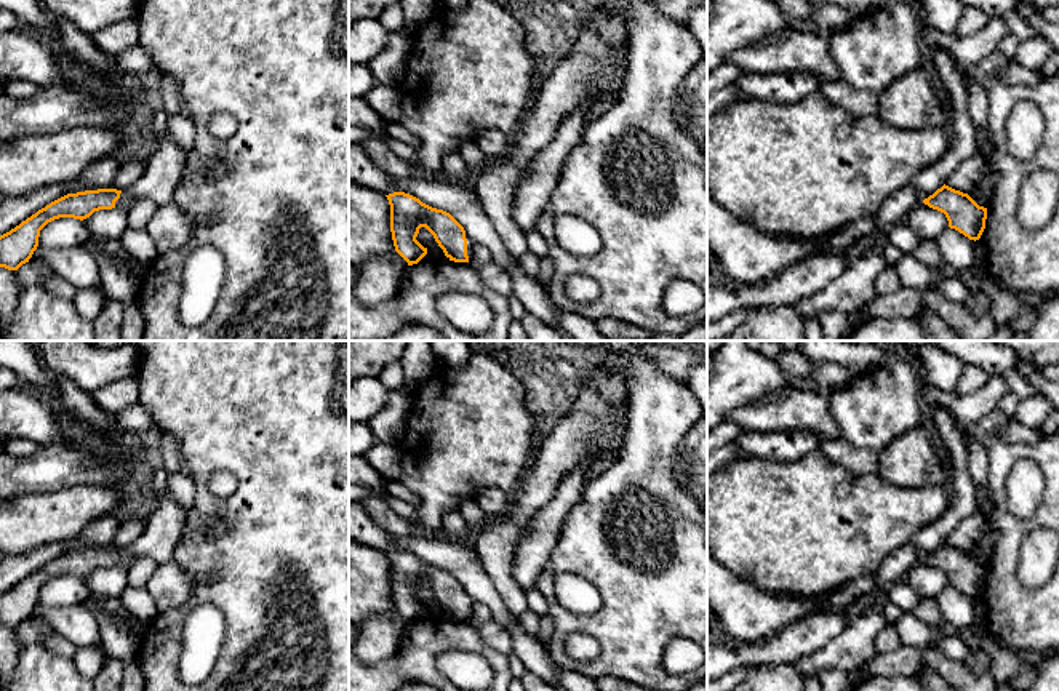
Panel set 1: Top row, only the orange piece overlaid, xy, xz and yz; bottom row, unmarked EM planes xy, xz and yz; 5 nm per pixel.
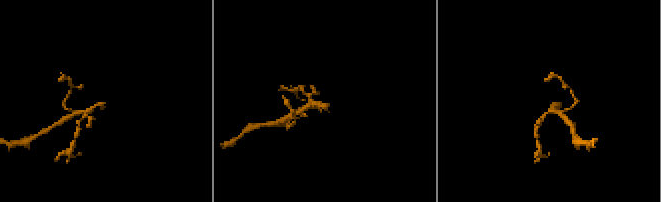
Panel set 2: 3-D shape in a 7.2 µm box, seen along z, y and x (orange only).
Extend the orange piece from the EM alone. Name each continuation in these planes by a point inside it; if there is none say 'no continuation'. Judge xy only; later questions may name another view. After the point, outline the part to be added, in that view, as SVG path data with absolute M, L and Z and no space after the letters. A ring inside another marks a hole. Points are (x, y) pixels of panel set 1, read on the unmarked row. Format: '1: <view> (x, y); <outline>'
1: xy (168, 525); M171 494L158 501L158 507L146 521L142 534L123 547L115 566L128 568L134 558L150 558L157 565L174 560L178 544L189 531L189 510Z

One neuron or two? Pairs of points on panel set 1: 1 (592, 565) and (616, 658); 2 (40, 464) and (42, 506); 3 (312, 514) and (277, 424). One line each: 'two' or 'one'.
1: one
2: two
3: one

